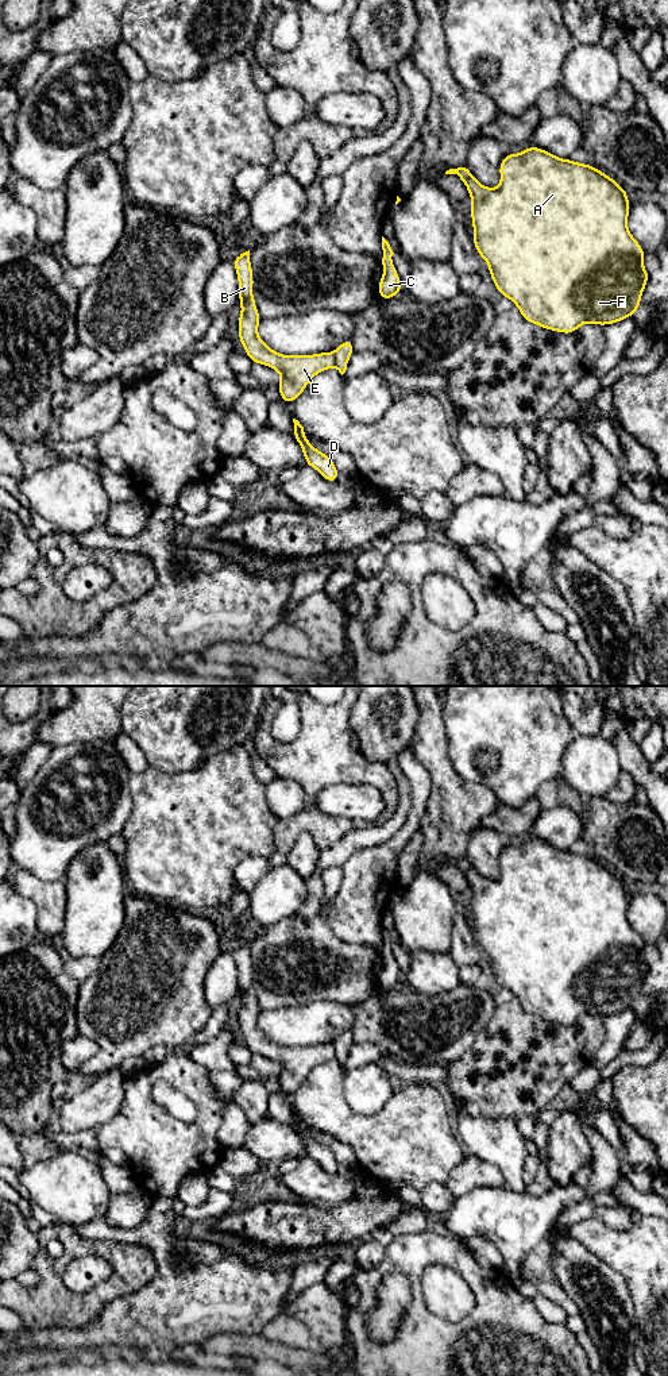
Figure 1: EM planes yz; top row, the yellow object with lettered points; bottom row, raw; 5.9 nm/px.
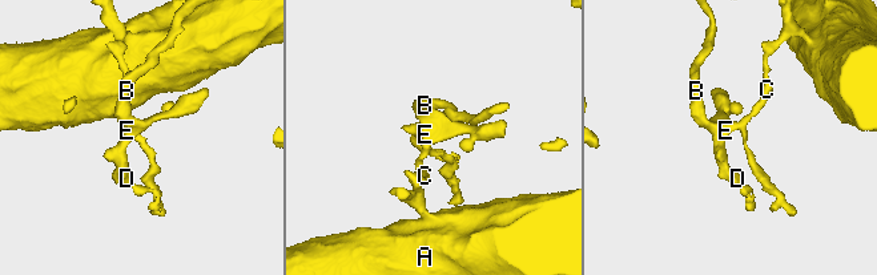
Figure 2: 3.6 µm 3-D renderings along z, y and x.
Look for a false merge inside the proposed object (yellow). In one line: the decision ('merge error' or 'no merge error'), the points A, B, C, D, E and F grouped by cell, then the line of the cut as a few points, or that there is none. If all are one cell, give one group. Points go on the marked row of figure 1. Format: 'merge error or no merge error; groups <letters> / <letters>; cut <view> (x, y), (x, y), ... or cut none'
merge error; groups A C F / B D E; cut yz (332, 353), (335, 365)

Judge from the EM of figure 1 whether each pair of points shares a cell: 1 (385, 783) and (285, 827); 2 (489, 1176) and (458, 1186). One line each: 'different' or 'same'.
1: same
2: same

